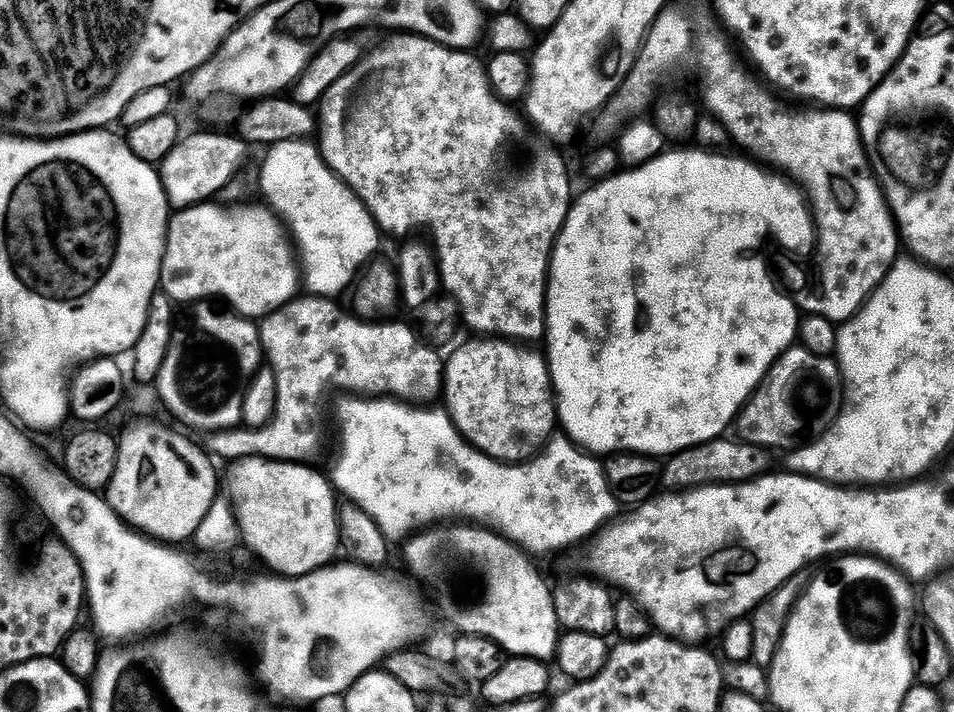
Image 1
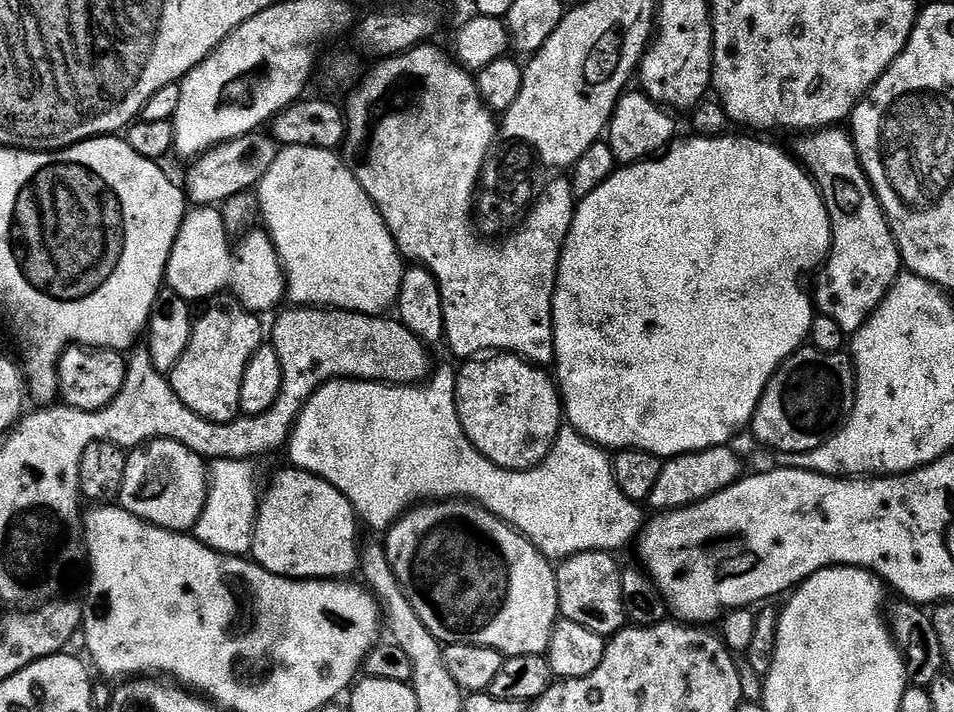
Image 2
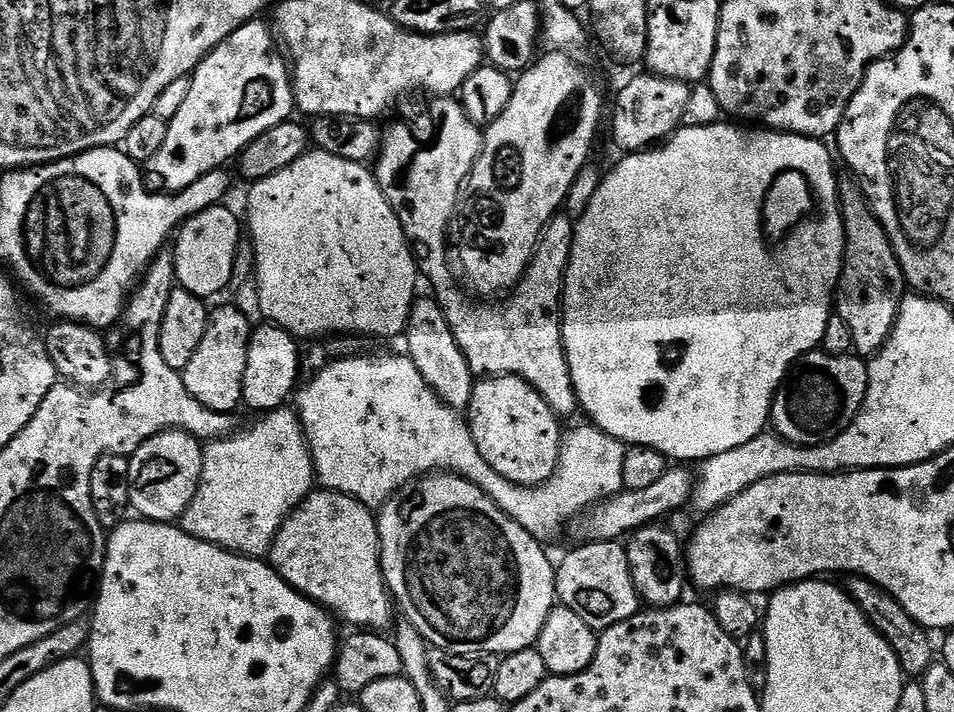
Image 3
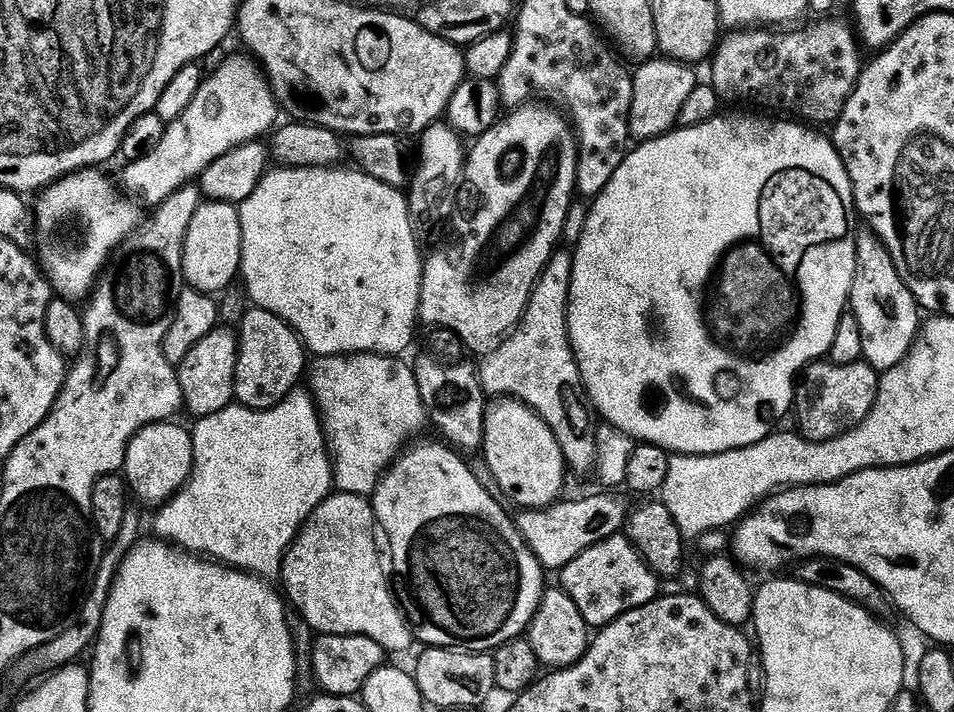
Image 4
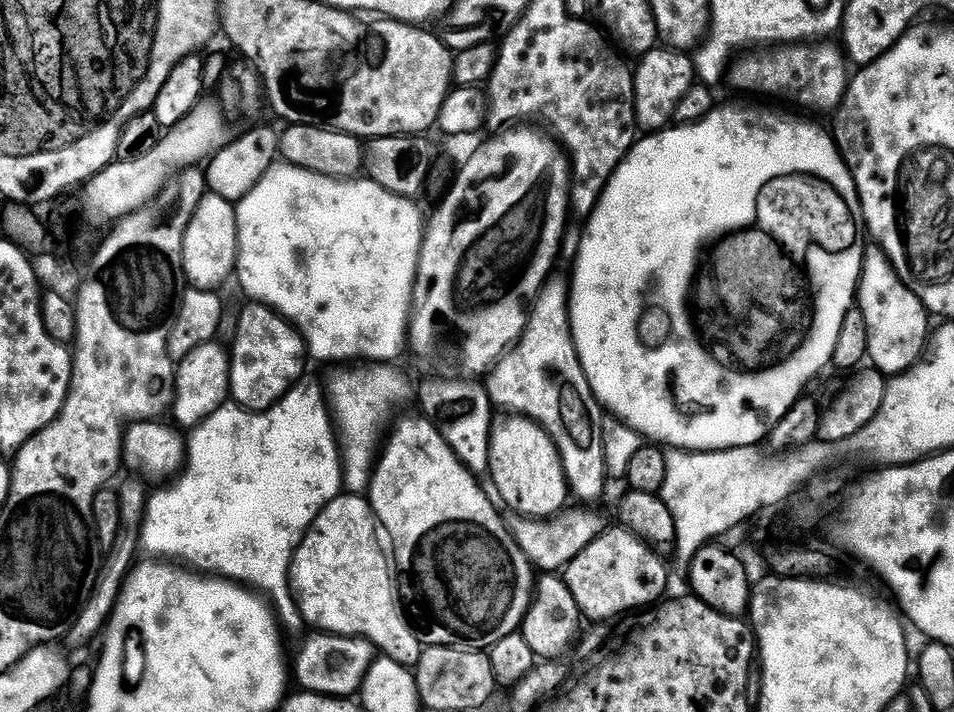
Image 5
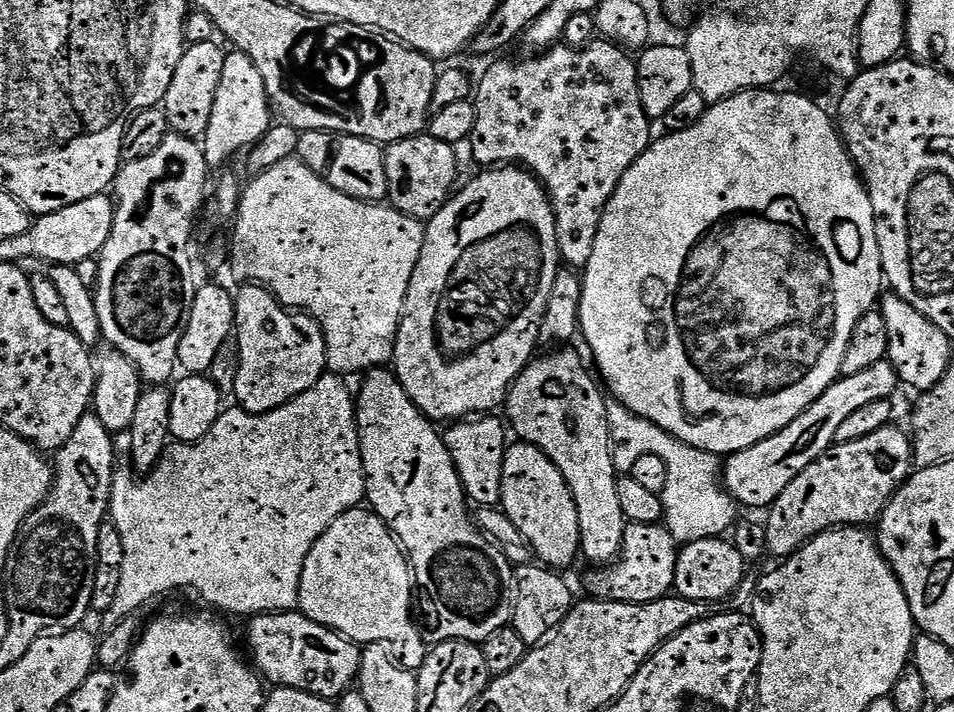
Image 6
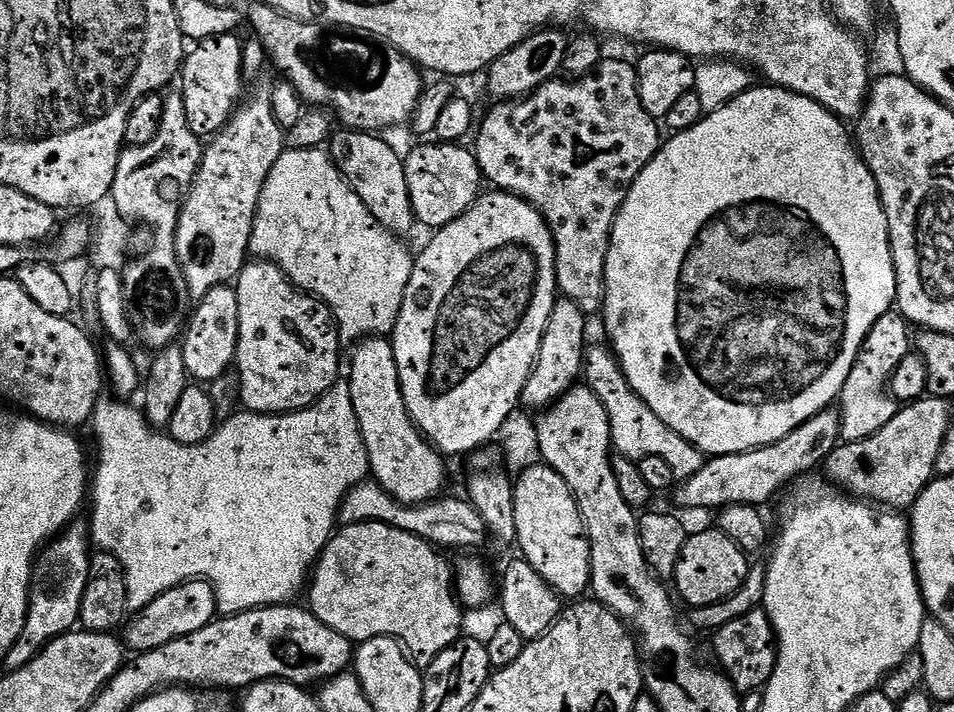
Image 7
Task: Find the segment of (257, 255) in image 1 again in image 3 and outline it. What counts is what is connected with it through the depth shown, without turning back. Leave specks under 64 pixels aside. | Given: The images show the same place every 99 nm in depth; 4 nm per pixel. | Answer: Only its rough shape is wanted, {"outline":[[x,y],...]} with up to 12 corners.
{"outline":[[207,208],[174,240],[179,287],[201,298],[233,279],[242,224]]}

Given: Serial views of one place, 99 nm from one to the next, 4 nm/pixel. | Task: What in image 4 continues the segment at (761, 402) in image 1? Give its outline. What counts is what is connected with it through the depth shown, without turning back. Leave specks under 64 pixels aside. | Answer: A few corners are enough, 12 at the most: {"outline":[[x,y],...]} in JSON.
{"outline":[[851,310],[796,385],[795,427],[833,440],[878,398]]}

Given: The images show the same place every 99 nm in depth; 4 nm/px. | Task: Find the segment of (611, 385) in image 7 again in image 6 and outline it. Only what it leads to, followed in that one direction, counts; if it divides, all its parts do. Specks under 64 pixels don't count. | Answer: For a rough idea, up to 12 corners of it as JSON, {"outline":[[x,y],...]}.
{"outline":[[608,400],[613,460],[658,455],[677,545],[723,537],[738,505],[716,453]]}

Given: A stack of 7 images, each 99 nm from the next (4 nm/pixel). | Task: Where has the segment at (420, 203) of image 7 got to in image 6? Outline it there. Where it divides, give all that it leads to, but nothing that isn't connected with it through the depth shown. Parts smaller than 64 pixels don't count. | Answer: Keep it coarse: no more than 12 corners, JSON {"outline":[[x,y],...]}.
{"outline":[[430,134],[384,148],[391,207],[421,222],[457,187],[453,145]]}

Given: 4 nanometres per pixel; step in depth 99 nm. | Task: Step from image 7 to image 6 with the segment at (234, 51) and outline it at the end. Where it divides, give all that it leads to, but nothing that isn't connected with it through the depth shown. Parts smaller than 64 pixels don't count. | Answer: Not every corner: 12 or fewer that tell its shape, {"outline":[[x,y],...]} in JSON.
{"outline":[[189,43],[162,107],[177,136],[207,130],[226,57]]}

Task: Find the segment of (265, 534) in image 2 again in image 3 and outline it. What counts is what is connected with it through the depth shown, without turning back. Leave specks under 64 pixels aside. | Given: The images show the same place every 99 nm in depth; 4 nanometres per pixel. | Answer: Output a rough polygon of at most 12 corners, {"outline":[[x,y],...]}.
{"outline":[[313,490],[266,556],[295,592],[356,630],[390,593],[373,509]]}

